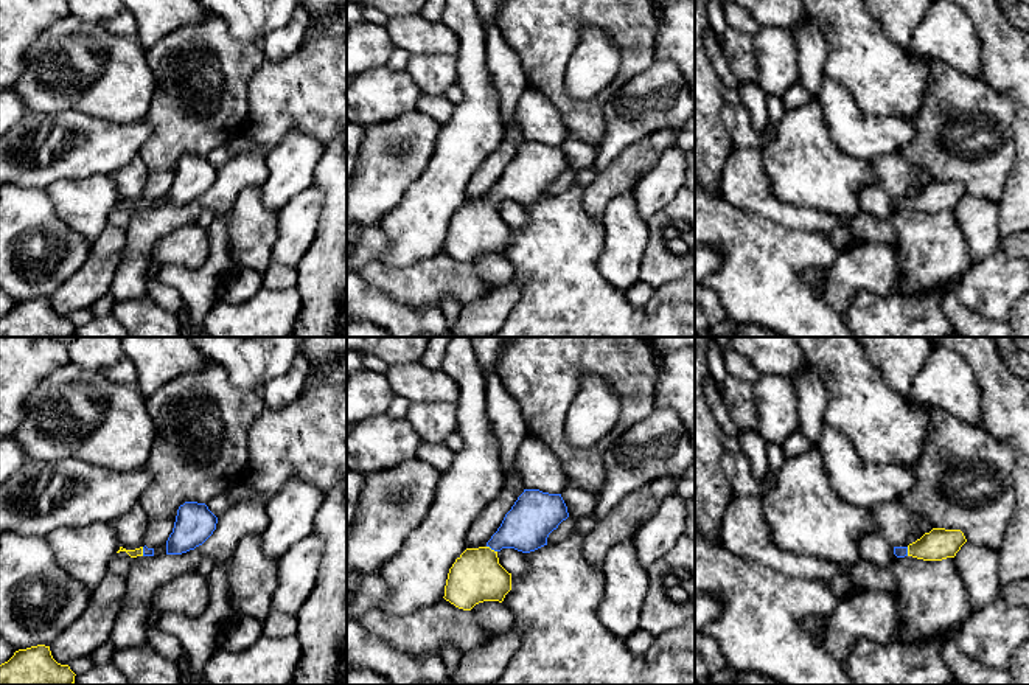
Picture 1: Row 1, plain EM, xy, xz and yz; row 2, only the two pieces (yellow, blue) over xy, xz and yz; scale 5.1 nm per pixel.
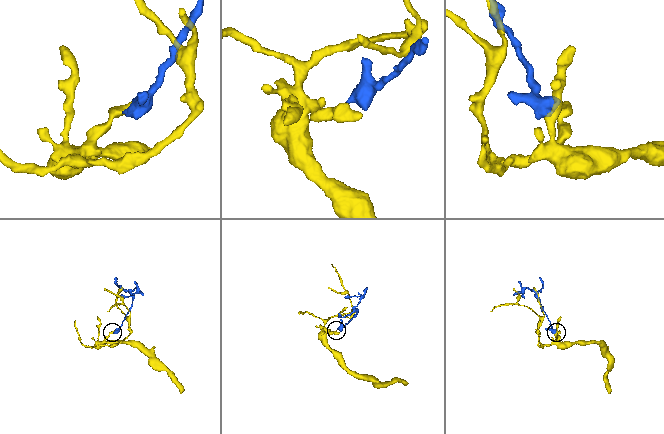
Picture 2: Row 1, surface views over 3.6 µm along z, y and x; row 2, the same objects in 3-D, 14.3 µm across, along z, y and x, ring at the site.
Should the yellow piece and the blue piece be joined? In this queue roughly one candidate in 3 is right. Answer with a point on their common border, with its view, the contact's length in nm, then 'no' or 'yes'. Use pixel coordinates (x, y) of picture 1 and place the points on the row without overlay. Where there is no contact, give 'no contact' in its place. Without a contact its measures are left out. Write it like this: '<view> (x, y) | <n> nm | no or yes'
xz (490, 201) | 70 nm | yes

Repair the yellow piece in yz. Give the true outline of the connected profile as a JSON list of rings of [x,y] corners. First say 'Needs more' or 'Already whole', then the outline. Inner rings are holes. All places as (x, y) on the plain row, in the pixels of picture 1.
Needs more. [[[933,180],[908,199],[894,199],[897,210],[912,208],[923,213],[954,210],[967,194],[961,182]]]

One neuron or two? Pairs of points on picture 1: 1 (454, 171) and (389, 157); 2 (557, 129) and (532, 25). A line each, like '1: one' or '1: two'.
1: two
2: two

